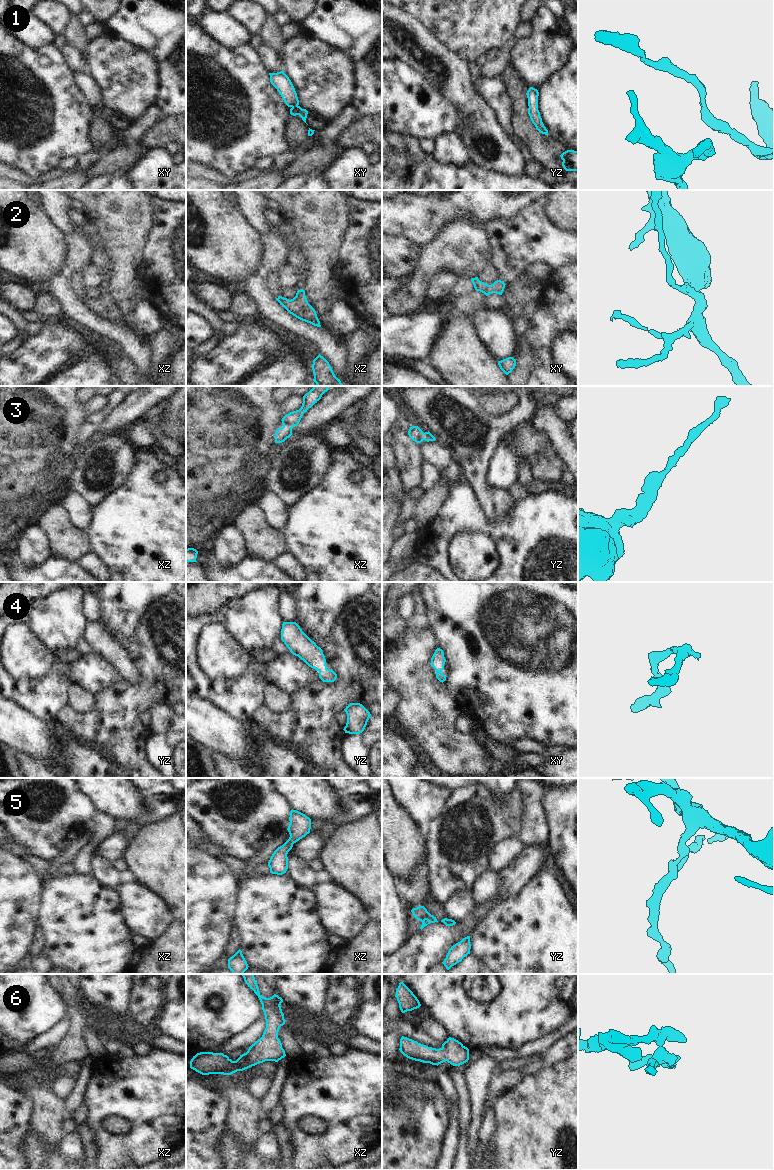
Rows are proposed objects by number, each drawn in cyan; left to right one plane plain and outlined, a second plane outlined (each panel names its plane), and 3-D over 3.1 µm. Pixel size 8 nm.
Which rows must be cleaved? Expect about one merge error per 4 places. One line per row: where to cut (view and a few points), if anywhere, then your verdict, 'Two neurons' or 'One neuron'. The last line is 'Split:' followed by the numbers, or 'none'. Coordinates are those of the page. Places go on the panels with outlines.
1: No split. One neuron
2: No split. One neuron
3: No split. One neuron
4: No split. One neuron
5: No split. One neuron
6: No split. One neuron
Split: none.

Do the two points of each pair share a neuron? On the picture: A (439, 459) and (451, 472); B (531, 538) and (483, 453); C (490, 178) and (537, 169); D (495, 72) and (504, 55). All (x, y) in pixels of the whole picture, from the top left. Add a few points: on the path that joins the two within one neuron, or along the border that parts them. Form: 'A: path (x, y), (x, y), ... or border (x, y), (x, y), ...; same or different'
A: border (454, 461), (442, 471); different
B: border (516, 501), (500, 518), (494, 519); different
C: border (523, 172), (528, 176), (539, 179); different
D: path (496, 68), (503, 59); same

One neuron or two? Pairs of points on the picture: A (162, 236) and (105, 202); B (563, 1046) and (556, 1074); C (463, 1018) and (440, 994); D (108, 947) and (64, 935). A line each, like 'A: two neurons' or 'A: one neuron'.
A: two neurons
B: two neurons
C: one neuron
D: one neuron

